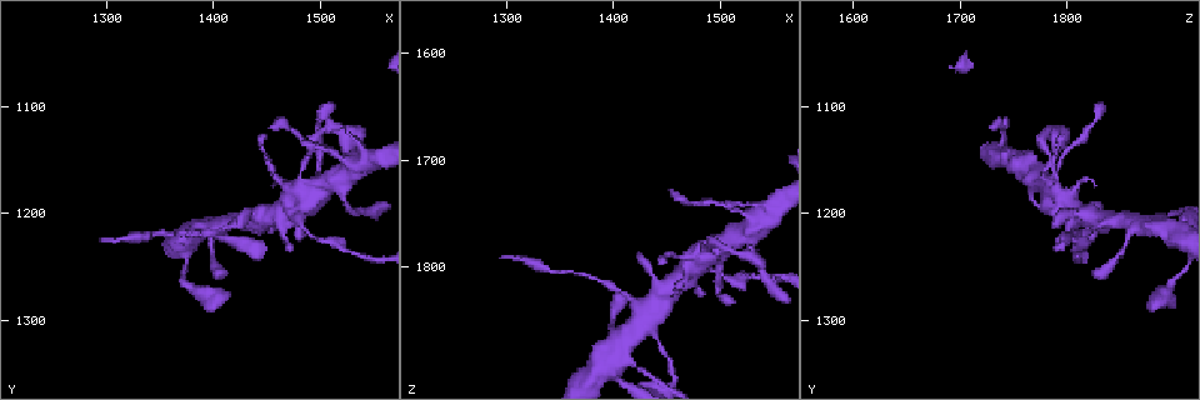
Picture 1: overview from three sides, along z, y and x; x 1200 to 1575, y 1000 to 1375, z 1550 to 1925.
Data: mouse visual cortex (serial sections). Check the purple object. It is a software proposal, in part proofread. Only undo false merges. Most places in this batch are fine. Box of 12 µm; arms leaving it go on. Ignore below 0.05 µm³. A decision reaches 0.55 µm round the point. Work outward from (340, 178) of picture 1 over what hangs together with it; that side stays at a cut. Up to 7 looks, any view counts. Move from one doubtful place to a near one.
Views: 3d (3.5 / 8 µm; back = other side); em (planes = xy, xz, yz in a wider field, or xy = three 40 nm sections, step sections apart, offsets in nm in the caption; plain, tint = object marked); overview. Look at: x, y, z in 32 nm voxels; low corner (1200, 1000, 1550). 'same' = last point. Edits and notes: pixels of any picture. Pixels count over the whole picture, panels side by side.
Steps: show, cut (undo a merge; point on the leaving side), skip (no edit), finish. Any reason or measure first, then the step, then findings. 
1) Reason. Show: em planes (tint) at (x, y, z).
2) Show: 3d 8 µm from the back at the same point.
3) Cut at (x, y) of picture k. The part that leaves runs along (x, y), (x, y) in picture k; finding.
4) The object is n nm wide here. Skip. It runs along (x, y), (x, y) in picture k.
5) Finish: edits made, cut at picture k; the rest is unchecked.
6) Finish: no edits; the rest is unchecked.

Sharp bend. Show: 3d 3.5 µm at (1482, 1164, 1778).

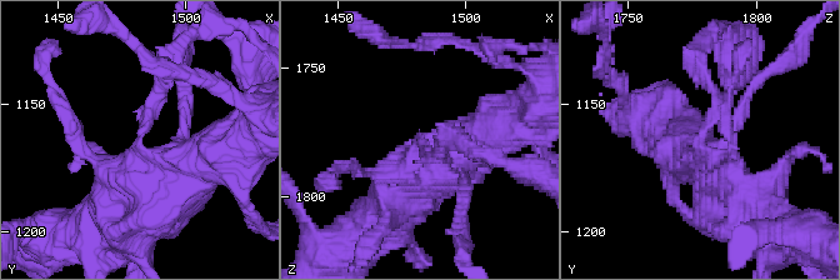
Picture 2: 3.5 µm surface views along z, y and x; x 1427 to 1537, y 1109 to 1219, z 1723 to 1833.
The arms are 150, 600 nm wide; now the EM. Show: em xy step 5 (tint) at (1480, 1165, 1779).

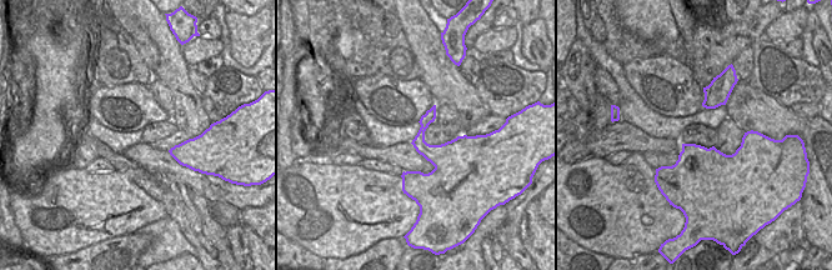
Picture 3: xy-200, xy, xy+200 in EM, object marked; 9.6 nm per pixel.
Skip. It runs along (203, 159), (138, 148), (164, 71) in picture 2; continuous, no second cell.

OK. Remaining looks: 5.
A fork. Show: 3d 3.5 µm at (1546, 1146, 1746).

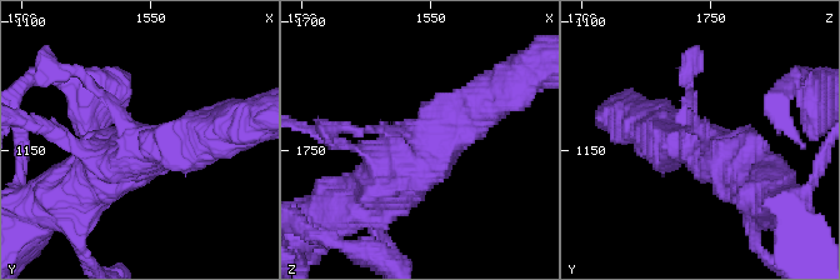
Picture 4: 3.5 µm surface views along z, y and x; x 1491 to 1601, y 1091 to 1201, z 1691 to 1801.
Show: em xy step 3 (tint) at (1548, 1148, 1747).

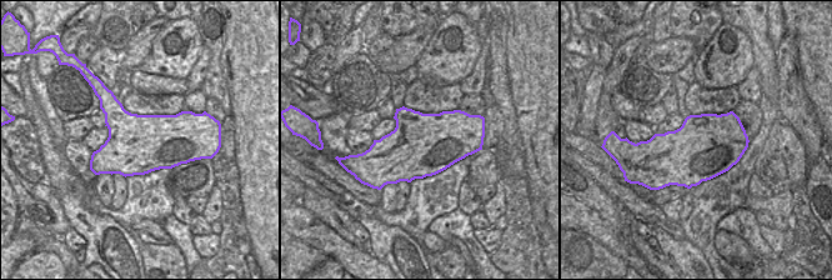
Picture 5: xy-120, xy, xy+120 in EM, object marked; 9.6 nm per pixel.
Skip. It runs along (376, 186), (491, 94) in picture 4; all the same cell.

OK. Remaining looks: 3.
Narrows sharply. Show: 3d 3.5 µm from the back at (1436, 1196, 1806).

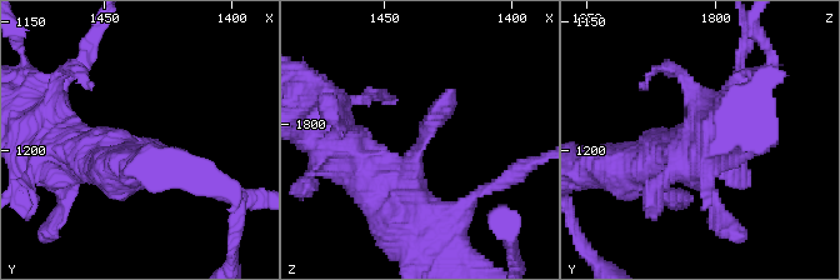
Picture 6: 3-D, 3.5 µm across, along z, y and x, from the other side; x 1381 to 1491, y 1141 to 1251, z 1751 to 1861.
Now the EM. Show: em xy step 1 (tint) at (1436, 1197, 1808).

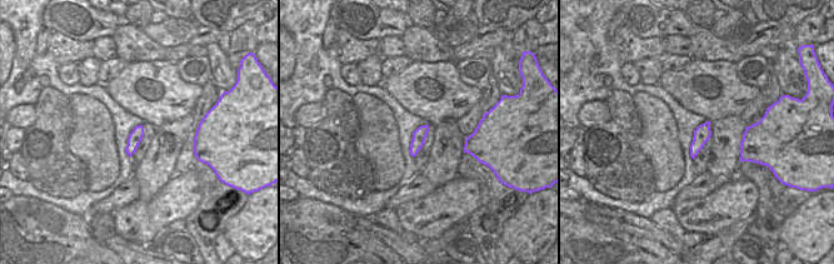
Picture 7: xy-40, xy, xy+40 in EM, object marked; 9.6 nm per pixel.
Skip. It runs along (361, 161), (384, 180), (411, 164), (445, 94) in picture 6; continuous, no second cell.

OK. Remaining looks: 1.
Finish: no edits; the rest is unchecked.

